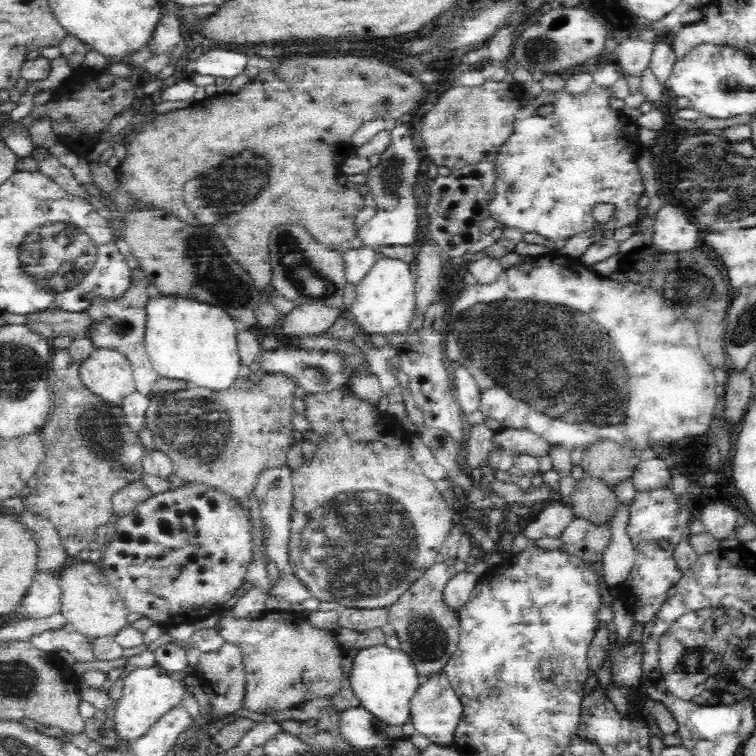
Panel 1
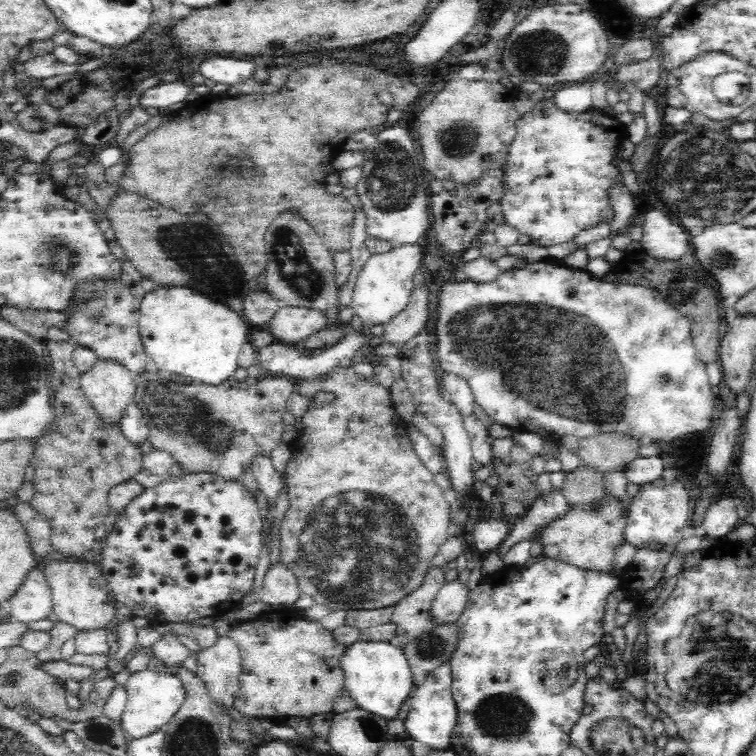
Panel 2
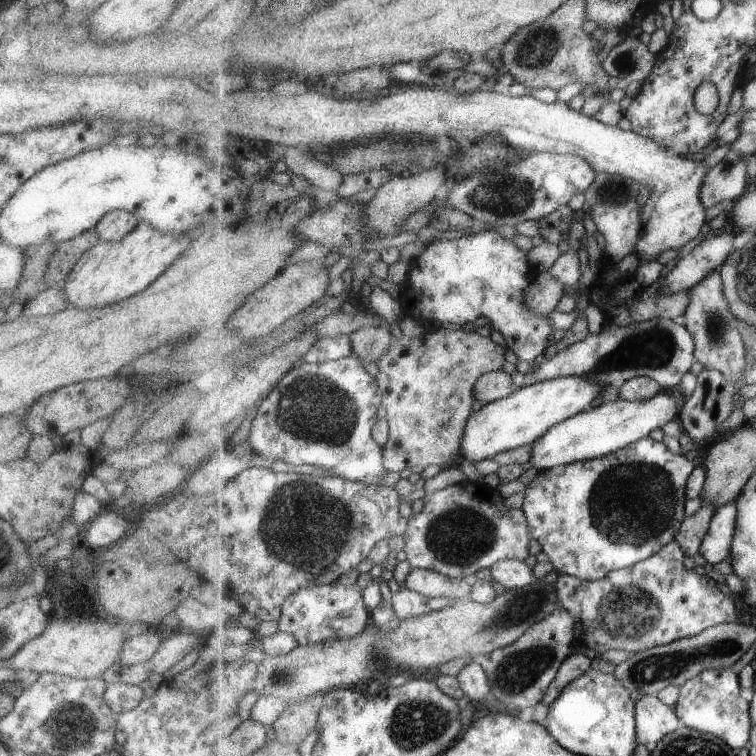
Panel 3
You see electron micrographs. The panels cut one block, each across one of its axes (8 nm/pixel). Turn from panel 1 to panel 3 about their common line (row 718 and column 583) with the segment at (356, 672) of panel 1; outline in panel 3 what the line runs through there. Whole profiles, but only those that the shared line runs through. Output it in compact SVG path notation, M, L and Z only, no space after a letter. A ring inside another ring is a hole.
M559 377L516 389L511 396L472 413L463 433L461 453L469 462L477 464L499 453L533 444L555 425L585 410L599 396L603 386L606 385L583 377Z

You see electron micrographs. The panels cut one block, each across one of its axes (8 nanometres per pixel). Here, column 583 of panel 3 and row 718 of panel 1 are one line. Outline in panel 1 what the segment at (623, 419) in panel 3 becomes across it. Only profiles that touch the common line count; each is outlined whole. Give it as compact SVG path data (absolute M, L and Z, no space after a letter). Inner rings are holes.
M444 672L431 674L410 699L411 722L416 731L423 734L430 742L440 746L451 746L454 733L463 715L463 704L454 692Z

